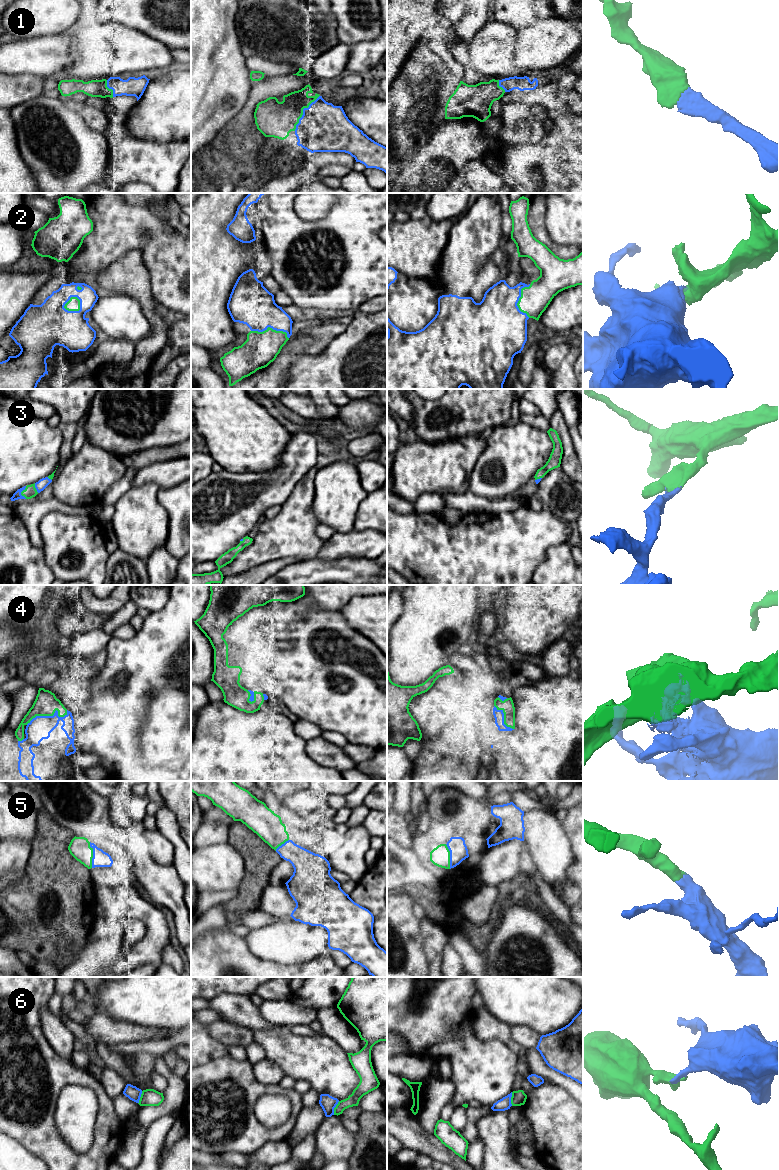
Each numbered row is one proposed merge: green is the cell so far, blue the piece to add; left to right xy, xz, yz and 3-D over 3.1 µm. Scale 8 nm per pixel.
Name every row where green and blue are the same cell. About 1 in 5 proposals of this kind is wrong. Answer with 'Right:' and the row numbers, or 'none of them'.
Right: 1, 2, 3, 4, 5

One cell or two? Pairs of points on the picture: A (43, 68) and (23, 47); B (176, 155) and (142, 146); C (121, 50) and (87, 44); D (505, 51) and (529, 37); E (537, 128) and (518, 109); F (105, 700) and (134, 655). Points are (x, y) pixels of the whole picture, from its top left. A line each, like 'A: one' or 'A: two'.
A: one
B: one
C: one
D: two
E: two
F: one

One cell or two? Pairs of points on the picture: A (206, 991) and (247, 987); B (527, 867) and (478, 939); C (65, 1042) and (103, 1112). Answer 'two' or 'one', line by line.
A: one
B: two
C: two

